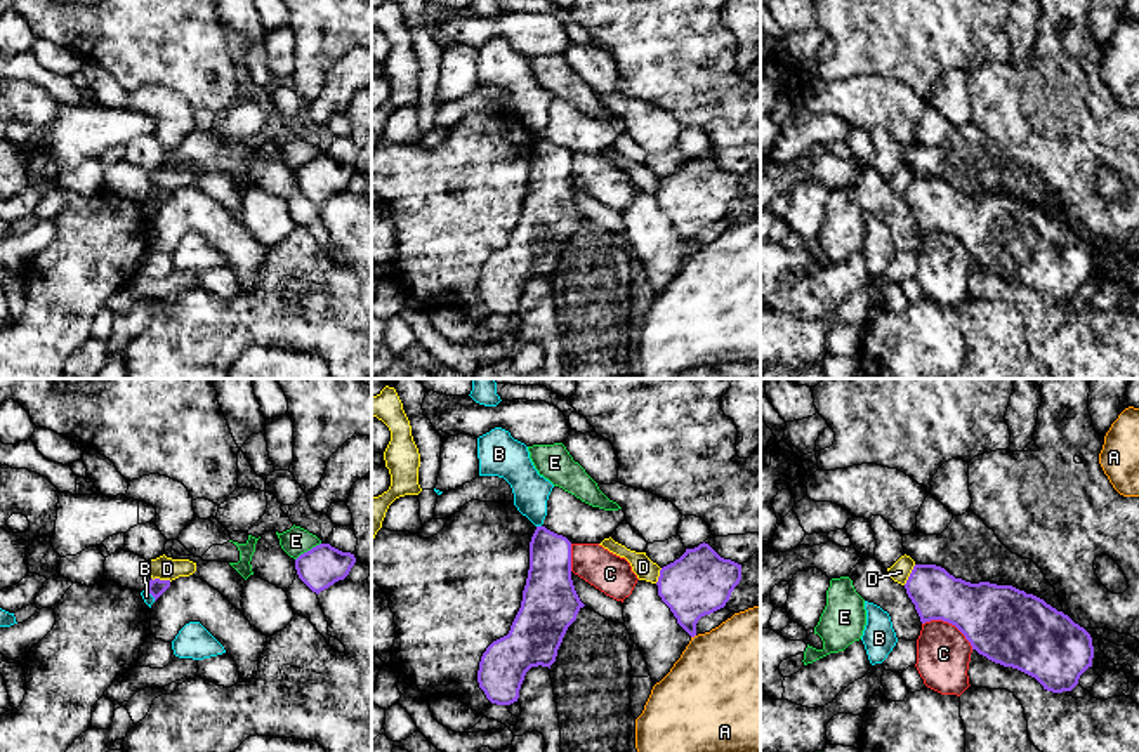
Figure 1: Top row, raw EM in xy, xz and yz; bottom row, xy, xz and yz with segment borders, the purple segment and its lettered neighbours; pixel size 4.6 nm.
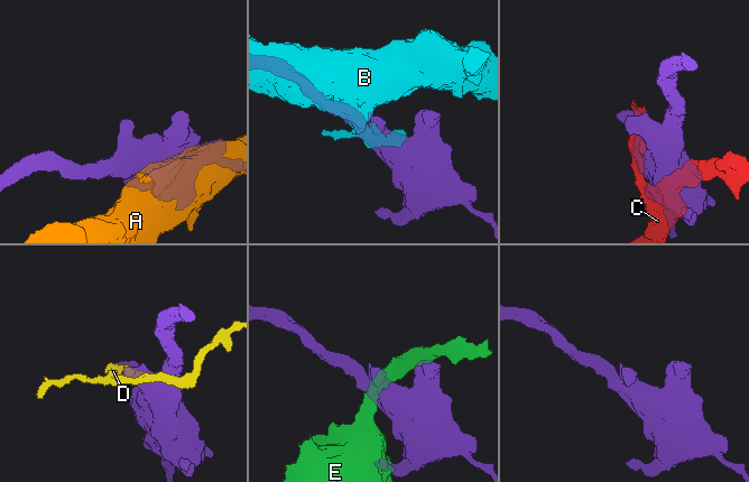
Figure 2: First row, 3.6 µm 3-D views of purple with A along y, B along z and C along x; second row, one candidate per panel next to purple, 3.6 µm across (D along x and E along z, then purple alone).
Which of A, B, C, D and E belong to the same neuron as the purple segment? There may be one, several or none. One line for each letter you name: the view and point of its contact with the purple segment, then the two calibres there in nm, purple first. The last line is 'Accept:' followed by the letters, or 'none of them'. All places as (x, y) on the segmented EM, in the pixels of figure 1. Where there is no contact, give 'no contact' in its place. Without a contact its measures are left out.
Accept: none of them

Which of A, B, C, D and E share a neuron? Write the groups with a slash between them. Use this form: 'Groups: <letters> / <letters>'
Groups: A / B / C / D / E

